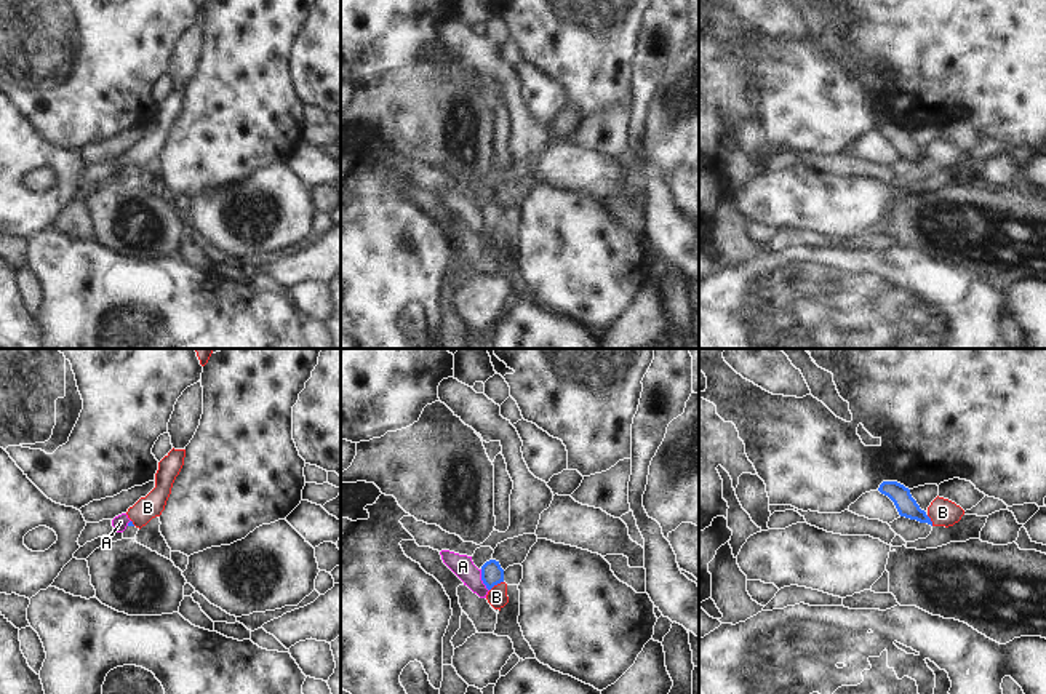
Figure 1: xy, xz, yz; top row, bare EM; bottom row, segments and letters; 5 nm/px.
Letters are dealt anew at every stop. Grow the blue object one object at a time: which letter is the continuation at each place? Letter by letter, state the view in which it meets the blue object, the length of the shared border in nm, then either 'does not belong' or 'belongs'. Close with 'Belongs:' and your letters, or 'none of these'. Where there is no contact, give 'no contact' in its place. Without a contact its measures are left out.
A: meets blue in xz; contact 120 nm long; does not belong
B: meets blue in xz; contact 90 nm long; does not belong
Belongs: none of these

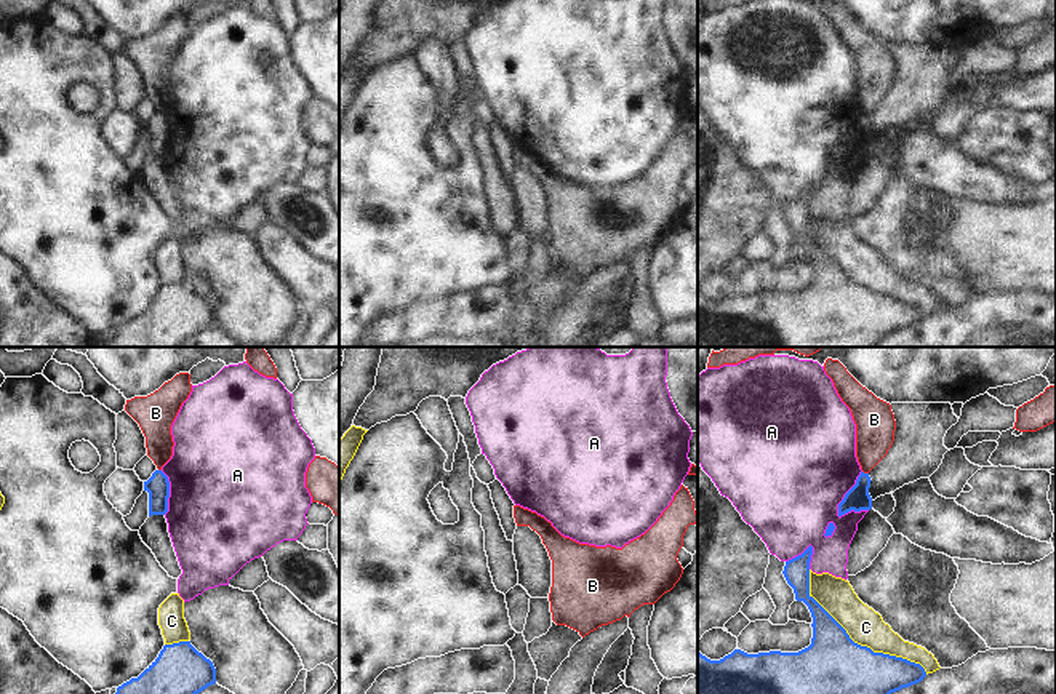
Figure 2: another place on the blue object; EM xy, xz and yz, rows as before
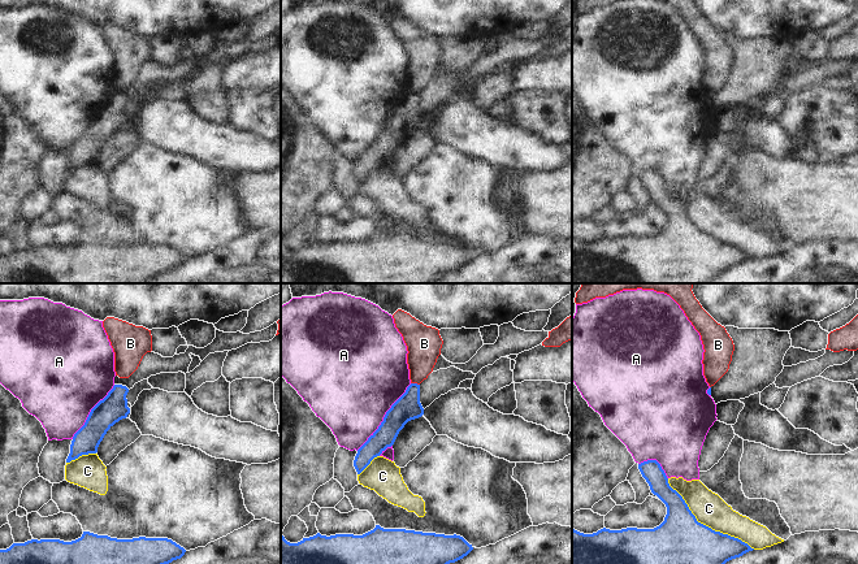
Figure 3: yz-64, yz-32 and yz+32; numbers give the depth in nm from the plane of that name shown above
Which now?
A: meets blue in yz; contact 260 nm long; does not belong
B: meets blue in yz; contact 40 nm long; does not belong
C: meets blue in yz; contact 800 nm long; does not belong
Belongs: none of these

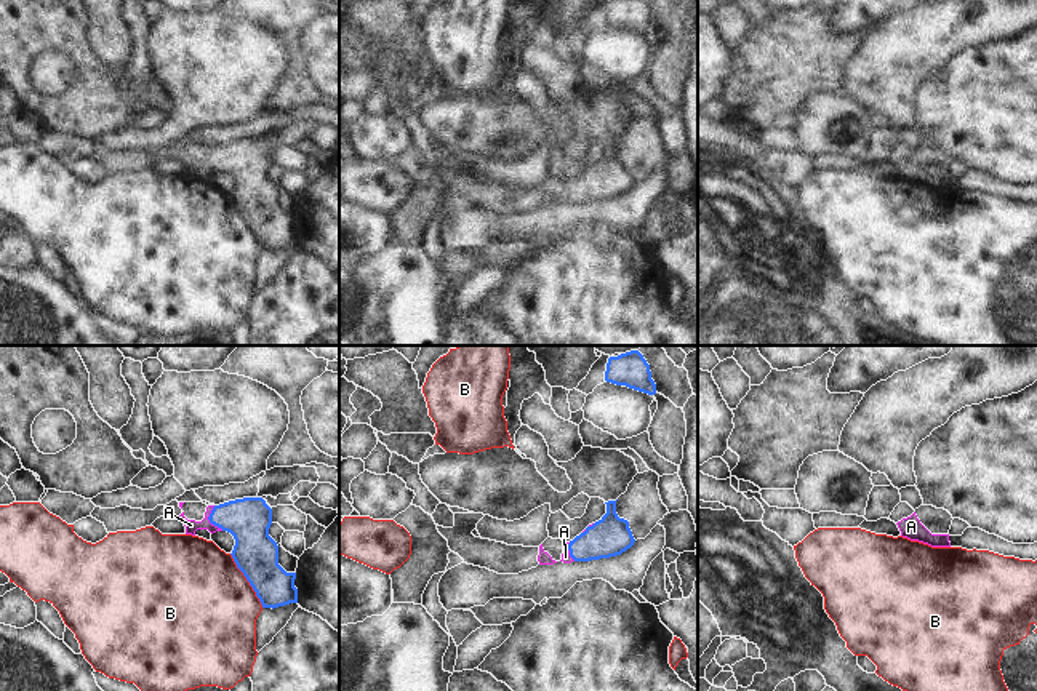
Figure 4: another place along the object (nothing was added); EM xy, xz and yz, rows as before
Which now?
A: meets blue in xy; contact 140 nm long; belongs
B: meets blue in xy; contact 320 nm long; does not belong
Belongs: A

